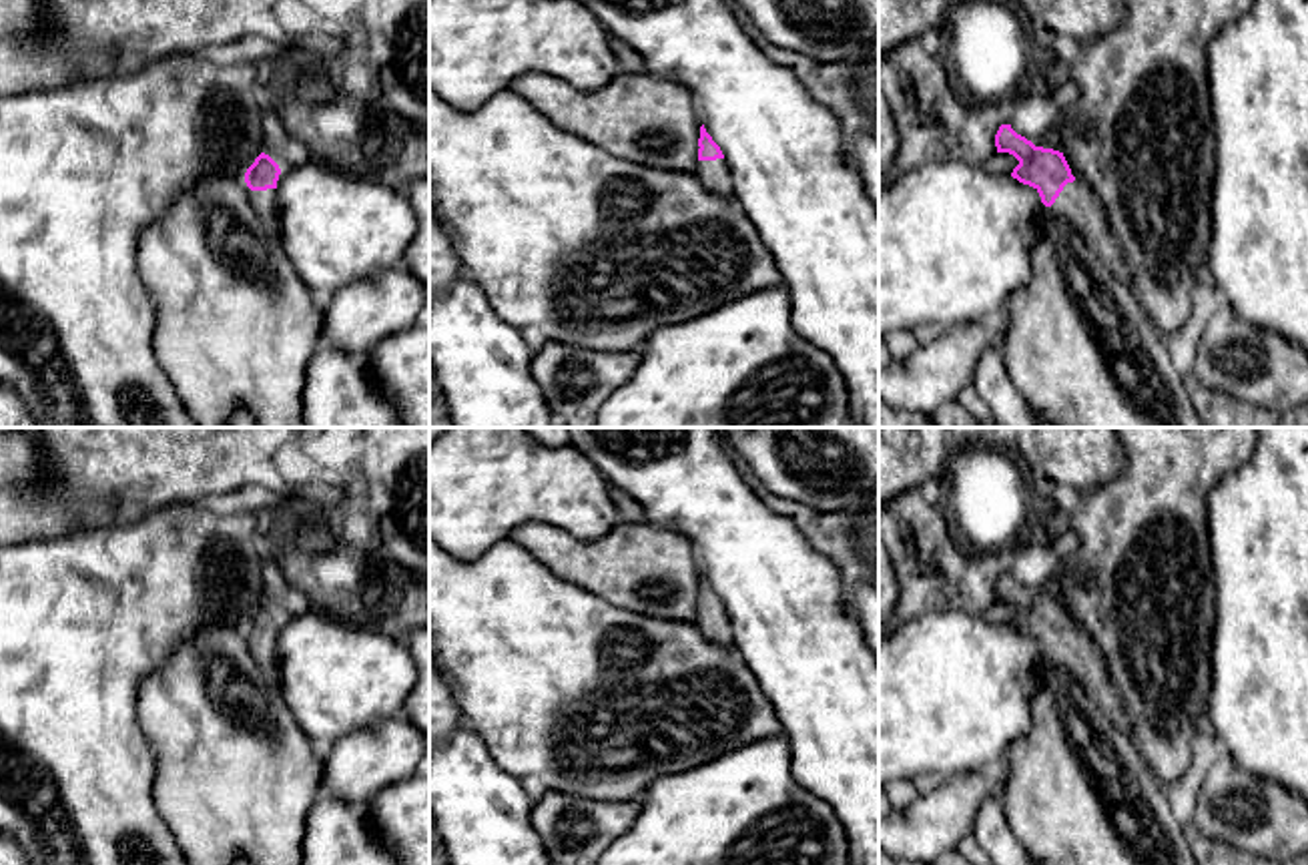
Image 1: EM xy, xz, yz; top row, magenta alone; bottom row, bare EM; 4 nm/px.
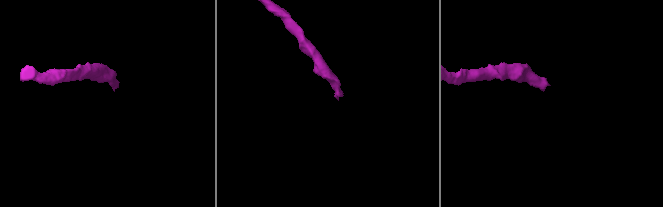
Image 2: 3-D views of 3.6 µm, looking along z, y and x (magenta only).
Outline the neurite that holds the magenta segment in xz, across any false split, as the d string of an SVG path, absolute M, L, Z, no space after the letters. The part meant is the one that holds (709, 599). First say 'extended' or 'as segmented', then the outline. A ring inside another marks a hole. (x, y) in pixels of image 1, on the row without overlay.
extended; M704 574L700 576L698 596L698 614L694 622L710 642L732 648L730 620L726 608L720 596L706 582Z

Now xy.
extended; M261 602L245 622L251 654L261 666L261 670L275 682L279 678L277 664L279 624L281 624L279 614L265 602Z

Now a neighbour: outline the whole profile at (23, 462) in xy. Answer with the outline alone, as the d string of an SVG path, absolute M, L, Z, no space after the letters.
M0 427L0 490L40 494L46 484L46 454L28 427Z

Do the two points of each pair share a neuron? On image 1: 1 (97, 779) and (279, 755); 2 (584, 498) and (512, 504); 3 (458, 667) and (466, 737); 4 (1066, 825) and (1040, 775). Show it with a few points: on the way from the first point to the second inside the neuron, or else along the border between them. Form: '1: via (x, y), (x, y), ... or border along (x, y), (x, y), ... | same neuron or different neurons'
1: border along (139, 727), (155, 763), (153, 805), (163, 817) | different neurons
2: via (566, 498), (530, 498) | same neuron
3: border along (466, 721), (492, 761) | different neurons
4: via (1066, 813), (1066, 801), (1052, 787) | same neuron

